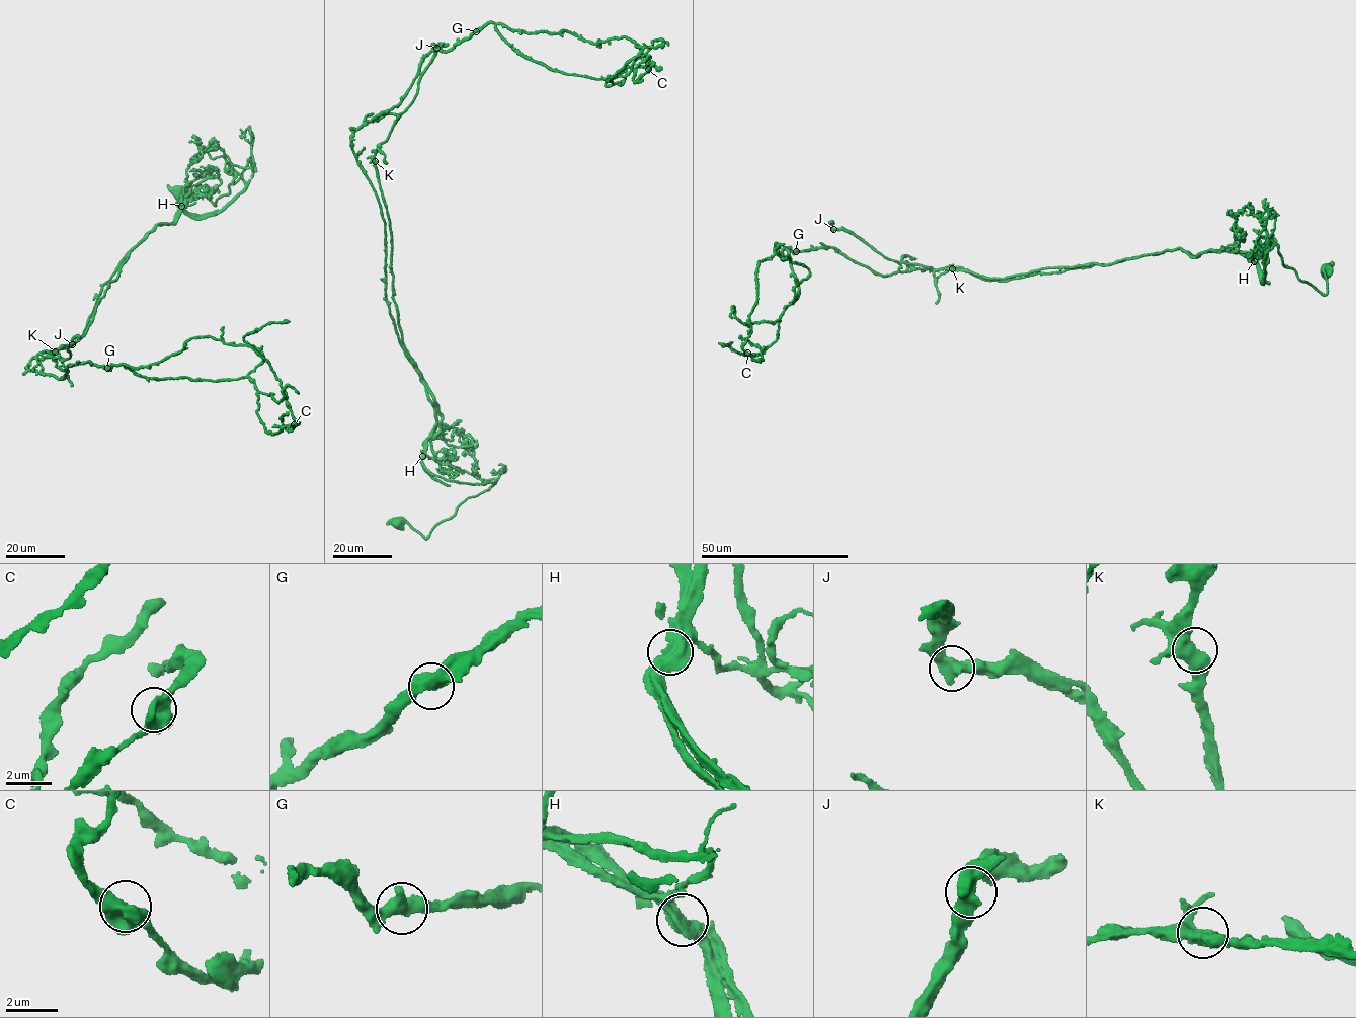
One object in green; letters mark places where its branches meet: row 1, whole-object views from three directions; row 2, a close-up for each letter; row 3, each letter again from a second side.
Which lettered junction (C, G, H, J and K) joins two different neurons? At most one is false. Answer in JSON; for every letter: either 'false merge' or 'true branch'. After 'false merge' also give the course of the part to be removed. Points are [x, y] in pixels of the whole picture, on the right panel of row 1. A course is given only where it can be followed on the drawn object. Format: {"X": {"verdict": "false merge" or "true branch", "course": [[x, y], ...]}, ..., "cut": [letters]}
{"C": {"verdict": "true branch"}, "G": {"verdict": "true branch"}, "H": {"verdict": "false merge", "course": [[1254, 261], [1225, 249], [1194, 256], [1172, 249], [1103, 265], [1048, 266], [990, 278], [898, 262], [828, 222]]}, "J": {"verdict": "true branch"}, "K": {"verdict": "true branch"}, "cut": ["H"]}

